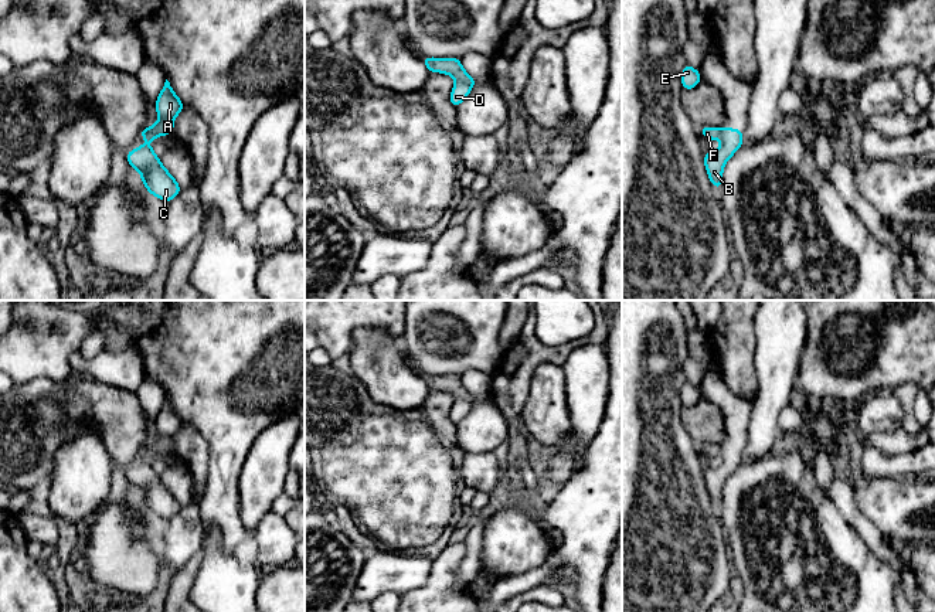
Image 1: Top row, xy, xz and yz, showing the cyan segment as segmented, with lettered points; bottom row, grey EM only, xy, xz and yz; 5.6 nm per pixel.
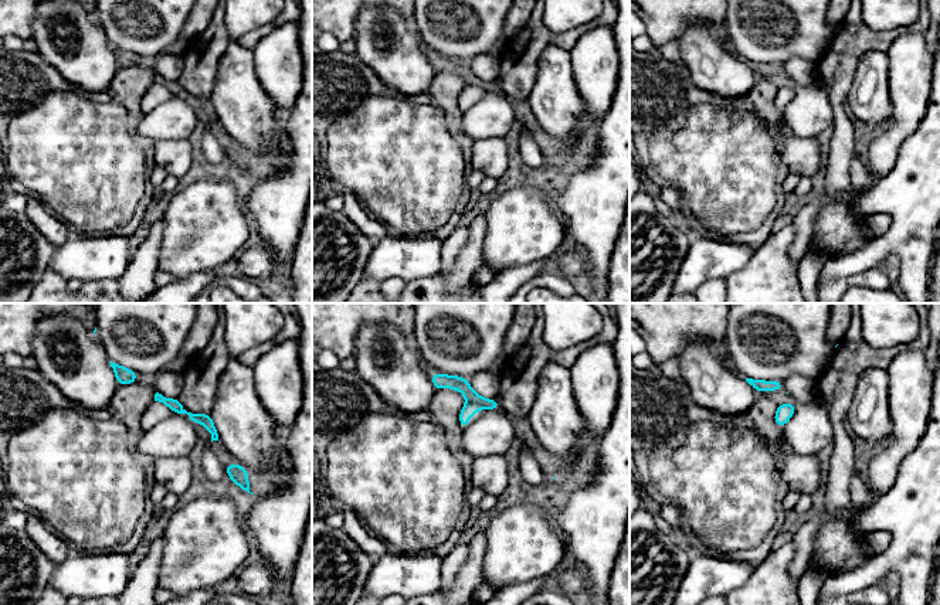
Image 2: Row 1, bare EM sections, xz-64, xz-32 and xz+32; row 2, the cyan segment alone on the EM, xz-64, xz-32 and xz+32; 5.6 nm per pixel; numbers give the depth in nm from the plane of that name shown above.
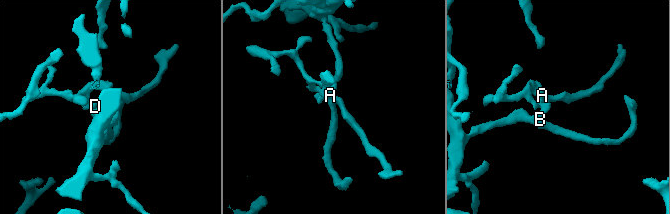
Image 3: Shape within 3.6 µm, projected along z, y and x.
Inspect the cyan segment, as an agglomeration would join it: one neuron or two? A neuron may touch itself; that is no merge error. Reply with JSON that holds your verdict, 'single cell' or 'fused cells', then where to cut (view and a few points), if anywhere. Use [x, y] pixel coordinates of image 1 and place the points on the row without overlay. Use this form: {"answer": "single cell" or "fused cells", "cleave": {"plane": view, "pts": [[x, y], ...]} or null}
{"answer": "fused cells", "cleave": {"plane": "xz", "pts": [[458, 398], [466, 400], [471, 404]]}}

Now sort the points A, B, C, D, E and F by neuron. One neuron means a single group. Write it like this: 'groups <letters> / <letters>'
groups A E F / B C D

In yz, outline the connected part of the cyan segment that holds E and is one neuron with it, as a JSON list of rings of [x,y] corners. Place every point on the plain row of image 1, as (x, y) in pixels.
[[[684,382],[681,387],[681,405],[683,407],[693,407],[698,402],[701,397],[701,391],[690,382]]]

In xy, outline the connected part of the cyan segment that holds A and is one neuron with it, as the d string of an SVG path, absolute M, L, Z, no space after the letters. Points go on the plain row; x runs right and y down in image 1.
M166 397L160 412L156 416L156 429L159 439L152 445L144 445L146 455L154 458L162 452L173 452L173 436L184 426L184 421L176 414L170 400Z

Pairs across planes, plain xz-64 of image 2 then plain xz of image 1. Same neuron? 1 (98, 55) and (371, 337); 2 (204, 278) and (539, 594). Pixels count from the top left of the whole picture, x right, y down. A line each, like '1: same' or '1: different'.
1: same
2: different

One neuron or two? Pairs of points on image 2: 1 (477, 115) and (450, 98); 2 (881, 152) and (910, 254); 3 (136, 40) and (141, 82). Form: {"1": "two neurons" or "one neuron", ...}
{"1": "two neurons", "2": "two neurons", "3": "two neurons"}

